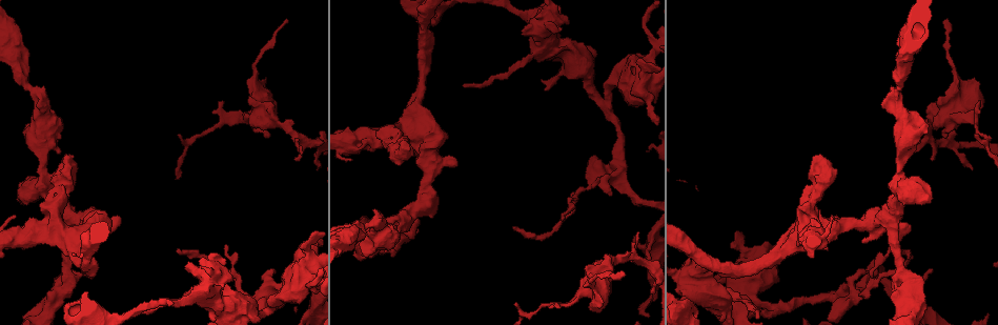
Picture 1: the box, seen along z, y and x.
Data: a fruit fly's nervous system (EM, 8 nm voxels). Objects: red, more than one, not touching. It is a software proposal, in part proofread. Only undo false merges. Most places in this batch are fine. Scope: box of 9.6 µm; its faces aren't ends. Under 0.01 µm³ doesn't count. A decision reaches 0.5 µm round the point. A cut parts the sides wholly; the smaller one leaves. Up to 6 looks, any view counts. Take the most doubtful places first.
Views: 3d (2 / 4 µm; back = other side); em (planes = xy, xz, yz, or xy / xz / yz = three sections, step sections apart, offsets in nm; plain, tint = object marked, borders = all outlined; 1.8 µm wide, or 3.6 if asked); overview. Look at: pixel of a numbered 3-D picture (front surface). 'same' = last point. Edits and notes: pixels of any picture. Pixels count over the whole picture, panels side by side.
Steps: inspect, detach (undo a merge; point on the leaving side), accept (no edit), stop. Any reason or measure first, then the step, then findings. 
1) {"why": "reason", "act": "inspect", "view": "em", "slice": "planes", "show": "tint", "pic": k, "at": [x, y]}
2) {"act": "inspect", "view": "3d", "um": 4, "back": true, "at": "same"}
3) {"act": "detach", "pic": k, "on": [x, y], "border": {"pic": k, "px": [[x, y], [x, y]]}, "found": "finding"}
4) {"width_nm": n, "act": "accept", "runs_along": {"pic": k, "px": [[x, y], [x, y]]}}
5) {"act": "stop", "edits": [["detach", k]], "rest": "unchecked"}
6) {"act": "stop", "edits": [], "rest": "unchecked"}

{"why": "looks like a crossing", "act": "inspect", "view": "3d", "um": 4, "pic": 1, "at": [408, 217]}

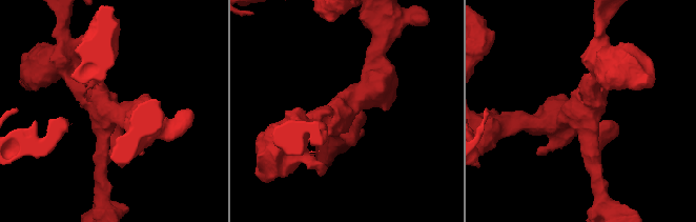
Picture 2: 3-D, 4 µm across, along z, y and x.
{"why": "now the EM", "act": "inspect", "view": "em", "slice": "xz", "step": 4, "show": "tint", "pic": 2, "at": [580, 114]}

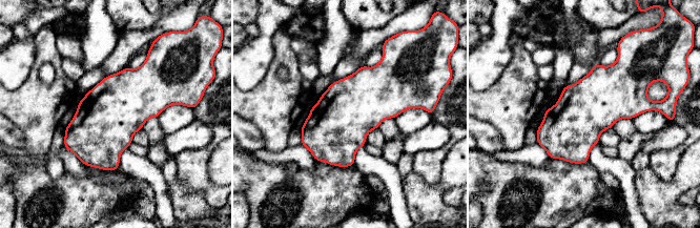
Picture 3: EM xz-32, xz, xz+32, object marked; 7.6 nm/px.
{"act": "inspect", "view": "em", "slice": "planes", "show": "tint", "at": "same"}

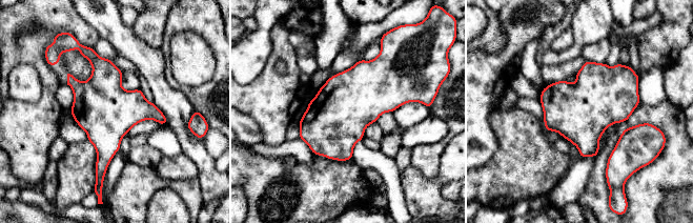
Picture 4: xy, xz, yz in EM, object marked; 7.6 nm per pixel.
{"width_nm": 440, "act": "accept", "found": "continuous, no second neuron"}

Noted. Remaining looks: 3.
{"why": "thick turns thin", "act": "inspect", "view": "3d", "um": 4, "pic": 1, "at": [962, 114]}

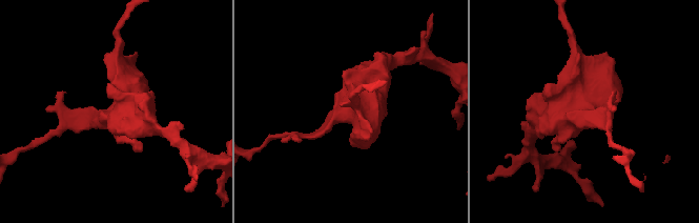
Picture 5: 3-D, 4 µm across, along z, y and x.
{"act": "inspect", "view": "em", "slice": "planes", "show": "borders", "pic": 5, "at": [582, 113]}

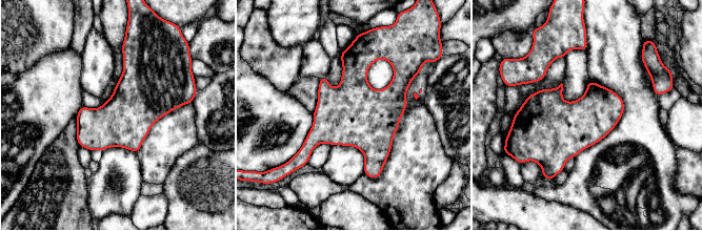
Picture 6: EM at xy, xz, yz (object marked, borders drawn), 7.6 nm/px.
{"act": "accept", "found": "all the same neuron"}

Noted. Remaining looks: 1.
{"why": "a fork", "act": "inspect", "view": "em", "slice": "planes", "show": "tint", "pic": 1, "at": [831, 296]}

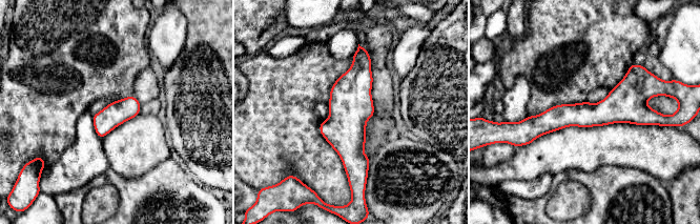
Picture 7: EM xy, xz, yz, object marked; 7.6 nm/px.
{"width_nm": 180, "act": "accept", "runs_along": {"pic": 7, "px": [[363, 53], [353, 87], [356, 178]]}, "found": "continuous, no second neuron"}

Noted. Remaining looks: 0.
{"act": "stop", "edits": [], "rest": "unchecked"}

